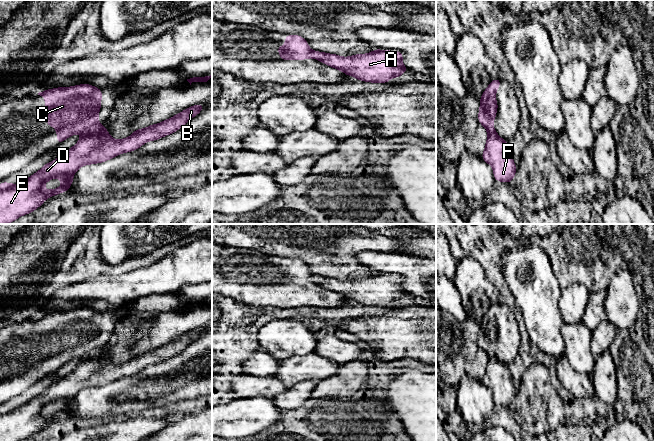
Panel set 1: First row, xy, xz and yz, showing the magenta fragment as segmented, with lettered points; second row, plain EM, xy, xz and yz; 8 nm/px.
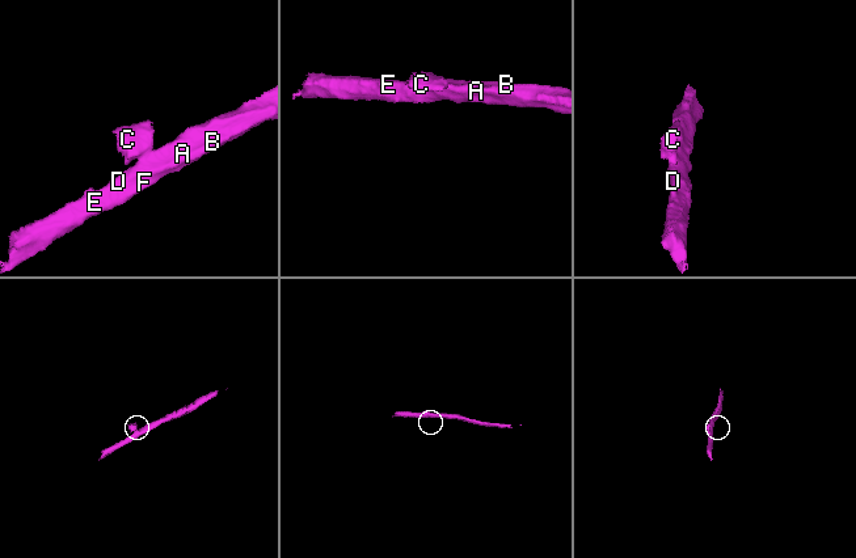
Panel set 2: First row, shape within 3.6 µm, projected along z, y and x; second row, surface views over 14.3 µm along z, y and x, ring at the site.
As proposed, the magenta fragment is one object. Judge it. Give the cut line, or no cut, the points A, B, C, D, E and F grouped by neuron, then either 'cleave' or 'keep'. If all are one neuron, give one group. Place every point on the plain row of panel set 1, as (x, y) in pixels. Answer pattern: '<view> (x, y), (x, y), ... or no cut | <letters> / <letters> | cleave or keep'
xy (97, 346), (90, 349), (82, 358) | A B D E F / C | cleave

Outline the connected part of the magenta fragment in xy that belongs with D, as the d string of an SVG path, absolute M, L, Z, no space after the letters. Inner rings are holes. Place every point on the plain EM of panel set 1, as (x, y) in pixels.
M204 328L192 329L158 348L134 354L131 360L121 364L112 362L102 347L90 350L72 372L29 402L18 408L0 407L0 441L21 441L33 436L47 422L68 416L73 408L73 399L80 391L105 386L119 378L134 375L146 366L170 359L203 332ZM53 402L61 403L61 411L45 414L44 408Z

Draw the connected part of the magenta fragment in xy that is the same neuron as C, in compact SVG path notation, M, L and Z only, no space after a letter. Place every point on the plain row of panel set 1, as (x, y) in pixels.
M80 308L47 313L38 319L45 322L46 348L57 355L58 369L98 347L103 320L100 312Z

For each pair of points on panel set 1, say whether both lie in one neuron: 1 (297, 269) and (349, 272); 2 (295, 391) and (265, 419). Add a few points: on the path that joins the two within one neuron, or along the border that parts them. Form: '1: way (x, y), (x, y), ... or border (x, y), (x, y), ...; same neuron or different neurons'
1: border (288, 259), (300, 259), (313, 274); different neurons
2: border (271, 398), (278, 407), (285, 411); different neurons

